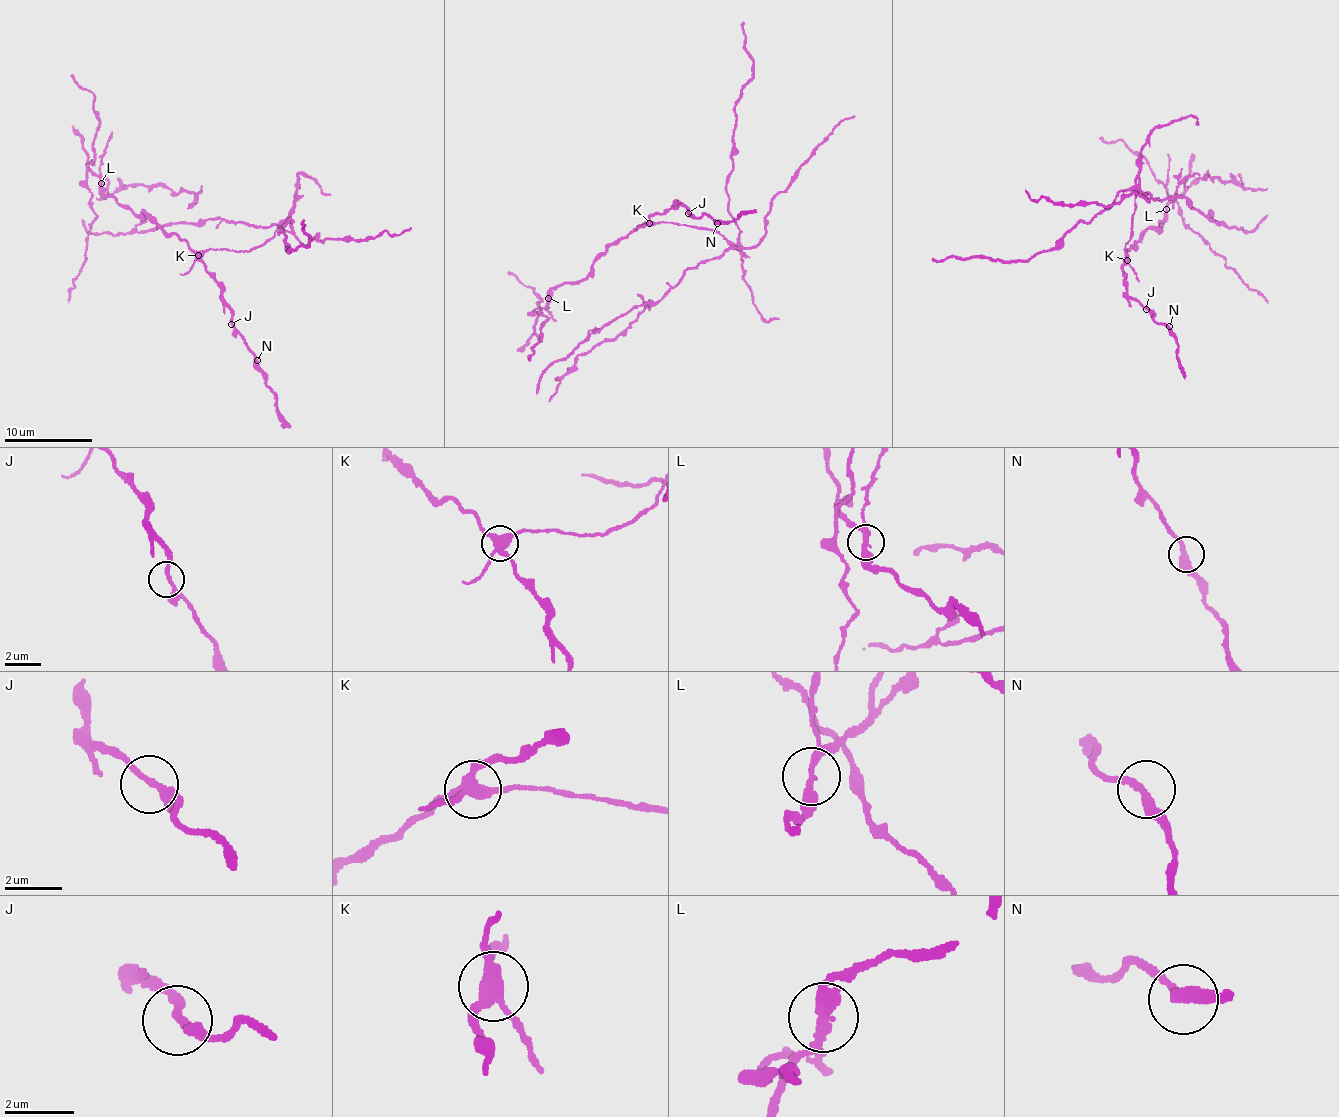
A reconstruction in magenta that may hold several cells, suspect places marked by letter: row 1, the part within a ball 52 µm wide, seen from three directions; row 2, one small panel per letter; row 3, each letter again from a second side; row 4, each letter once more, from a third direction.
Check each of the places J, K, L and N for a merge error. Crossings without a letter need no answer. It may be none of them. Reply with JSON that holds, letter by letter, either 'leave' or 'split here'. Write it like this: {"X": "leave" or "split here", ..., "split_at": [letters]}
{"J": "leave", "K": "split here", "L": "split here", "N": "leave", "split_at": ["K", "L"]}

